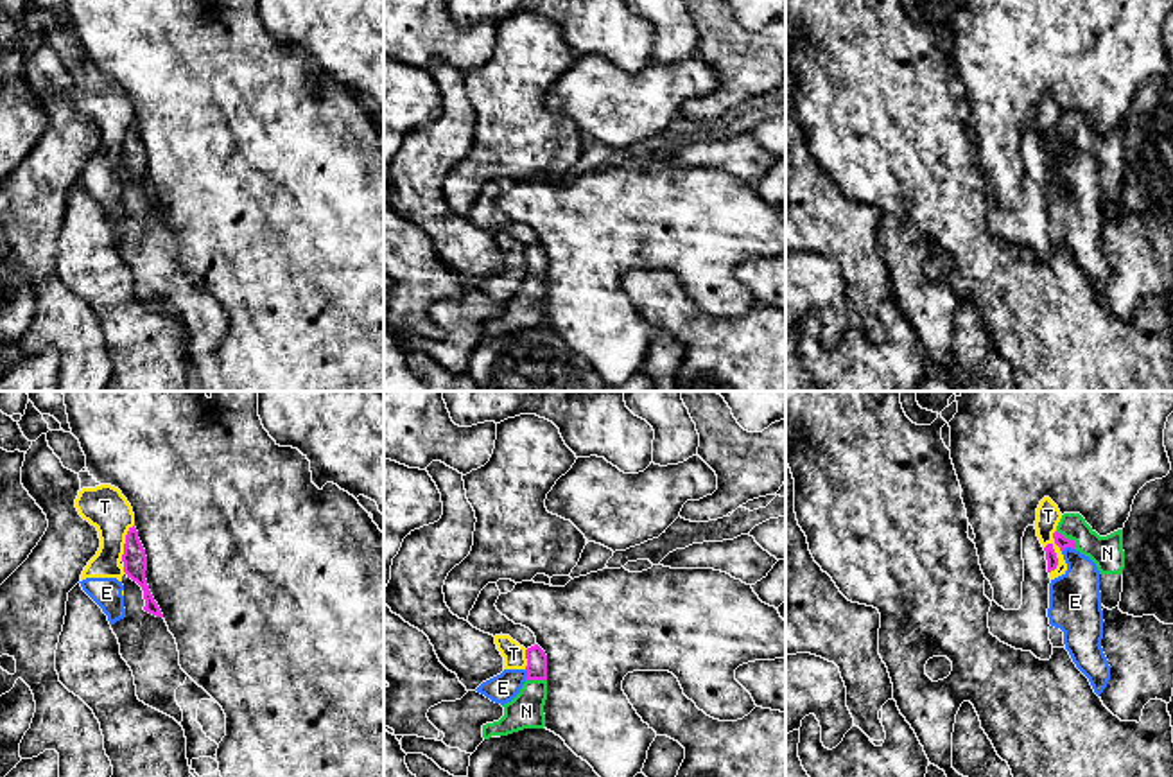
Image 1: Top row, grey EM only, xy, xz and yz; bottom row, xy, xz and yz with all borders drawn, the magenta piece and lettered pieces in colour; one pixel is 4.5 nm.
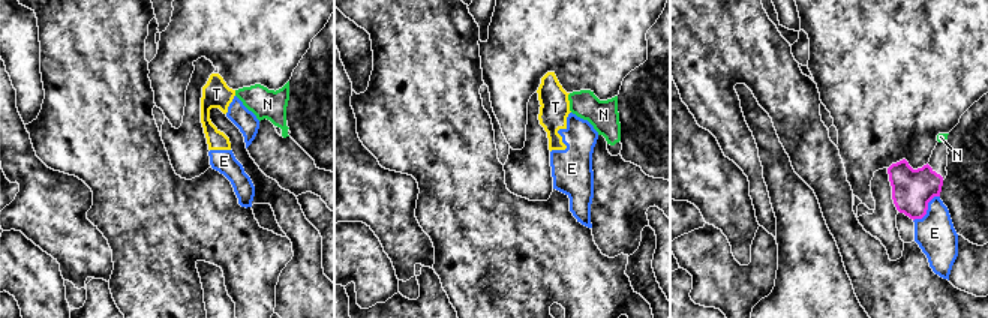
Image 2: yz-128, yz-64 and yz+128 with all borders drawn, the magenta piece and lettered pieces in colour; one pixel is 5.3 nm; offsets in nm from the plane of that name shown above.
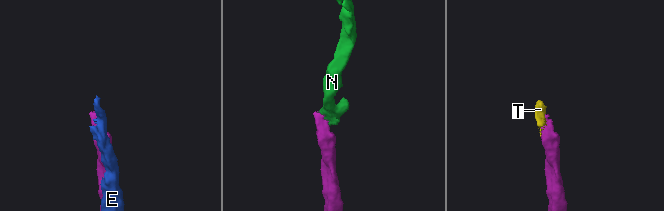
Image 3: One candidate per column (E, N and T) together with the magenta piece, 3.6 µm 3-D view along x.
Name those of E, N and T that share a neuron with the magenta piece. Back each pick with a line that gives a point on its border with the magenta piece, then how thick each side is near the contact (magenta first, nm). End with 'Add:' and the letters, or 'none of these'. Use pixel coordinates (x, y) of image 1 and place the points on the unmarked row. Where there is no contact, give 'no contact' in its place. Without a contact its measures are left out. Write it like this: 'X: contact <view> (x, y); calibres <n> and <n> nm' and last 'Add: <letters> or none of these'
N: contact yz (1068, 137); calibres 60 and 150 nm
Add: N

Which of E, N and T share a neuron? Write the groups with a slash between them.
E T / N

